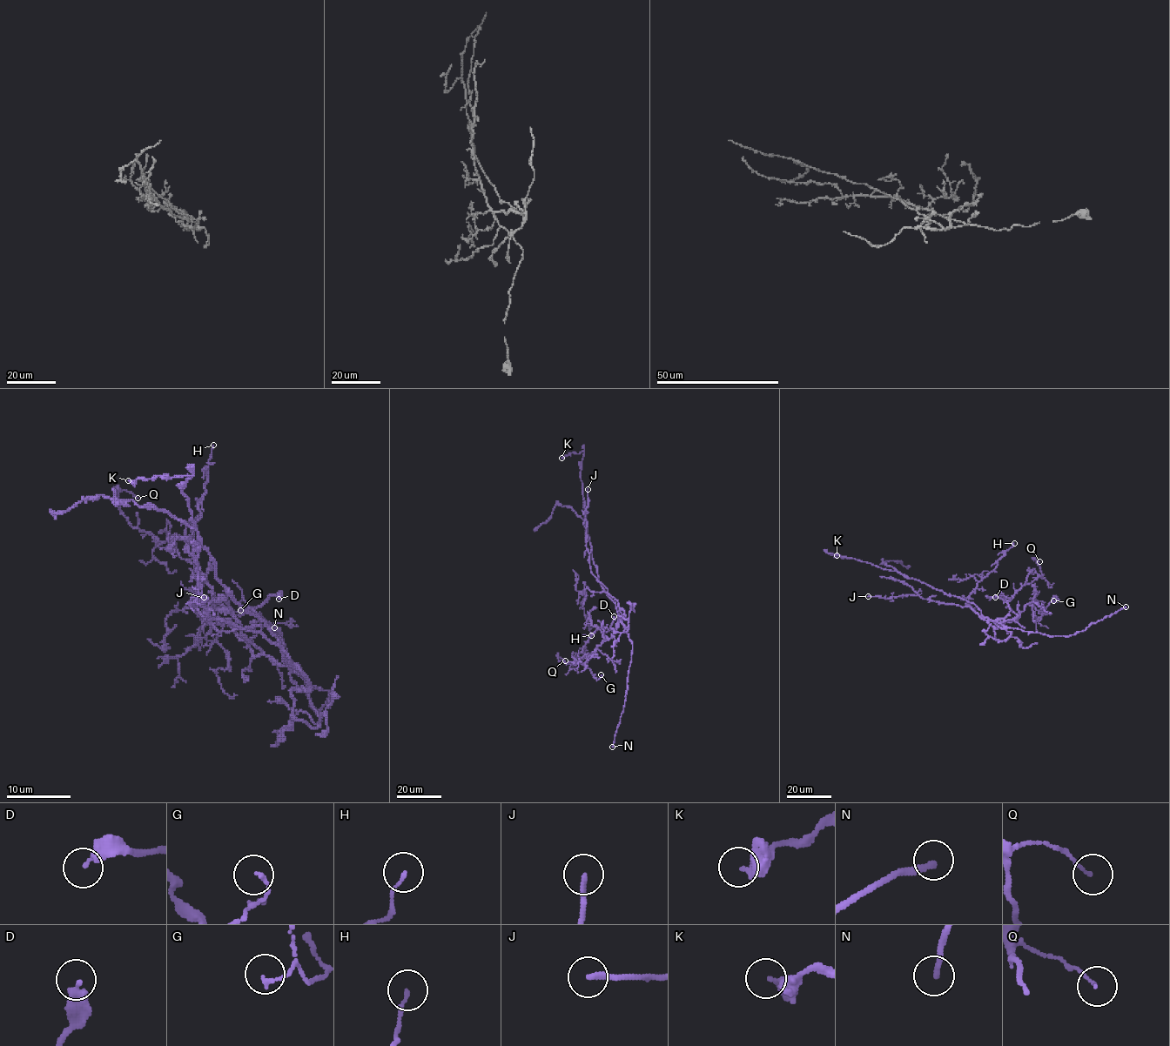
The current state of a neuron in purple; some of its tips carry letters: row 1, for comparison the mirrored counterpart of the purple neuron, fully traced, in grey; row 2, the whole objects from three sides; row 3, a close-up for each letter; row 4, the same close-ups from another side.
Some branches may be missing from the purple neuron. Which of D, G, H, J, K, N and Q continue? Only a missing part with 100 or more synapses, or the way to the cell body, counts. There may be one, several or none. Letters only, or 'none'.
N

